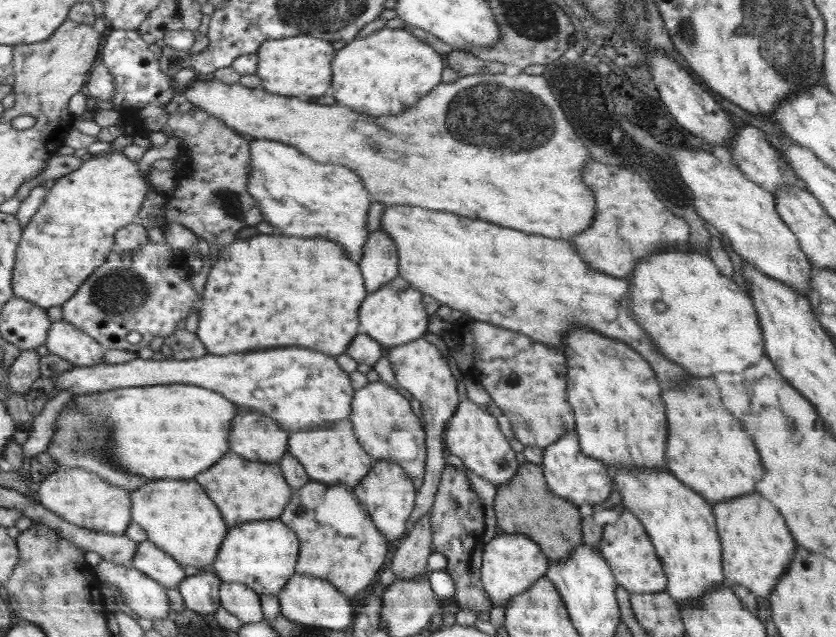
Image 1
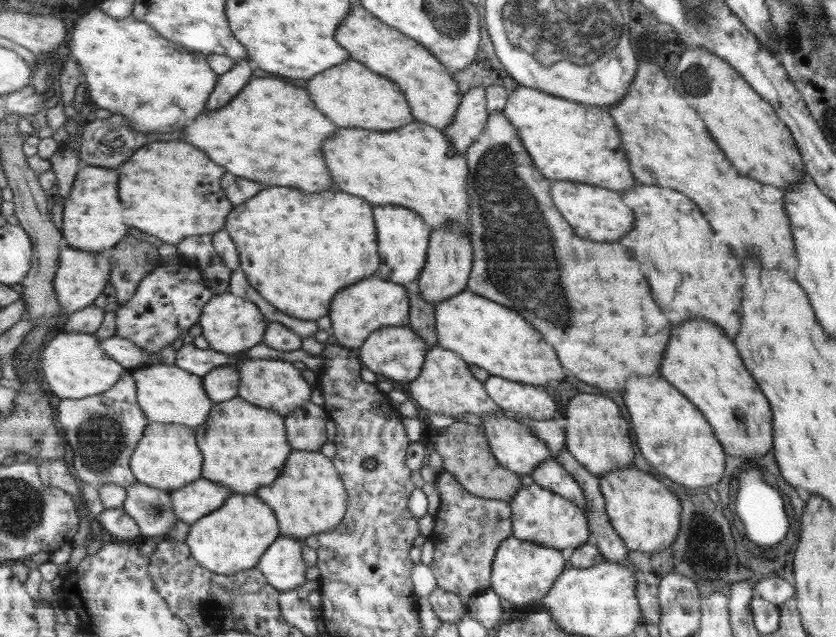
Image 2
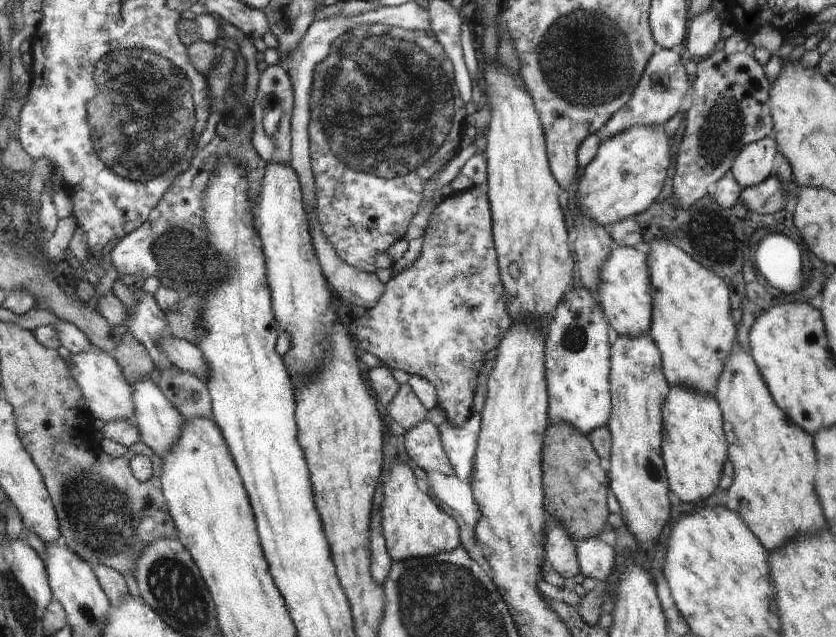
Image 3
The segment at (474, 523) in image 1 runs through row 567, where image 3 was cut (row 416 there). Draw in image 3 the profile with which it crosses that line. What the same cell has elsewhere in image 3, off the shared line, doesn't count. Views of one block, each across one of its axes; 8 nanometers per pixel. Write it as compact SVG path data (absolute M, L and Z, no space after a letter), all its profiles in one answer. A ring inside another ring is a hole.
M480 186L444 198L430 214L418 260L408 270L391 278L375 306L356 319L354 332L360 352L376 356L389 368L400 368L408 374L426 378L434 386L439 406L452 428L470 420L472 396L484 354L503 341L513 323L500 278L499 257L494 248L493 217L487 191Z

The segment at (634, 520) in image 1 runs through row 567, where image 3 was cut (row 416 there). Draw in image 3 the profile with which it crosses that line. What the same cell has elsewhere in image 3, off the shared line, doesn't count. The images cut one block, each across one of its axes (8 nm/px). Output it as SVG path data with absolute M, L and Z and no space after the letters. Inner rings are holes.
M642 334L638 338L619 336L611 348L611 392L612 410L607 427L612 436L612 450L608 462L611 474L611 489L622 509L624 524L634 534L636 542L644 552L652 552L654 542L660 540L662 526L670 521L670 500L668 500L668 478L664 462L660 456L662 444L662 404L670 388L663 373L663 359L659 347L650 336Z

